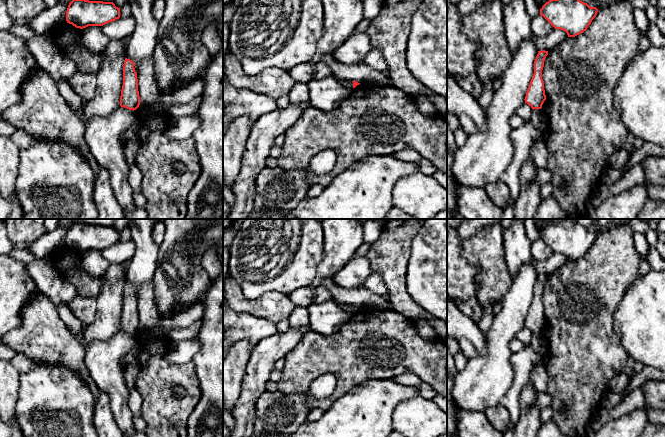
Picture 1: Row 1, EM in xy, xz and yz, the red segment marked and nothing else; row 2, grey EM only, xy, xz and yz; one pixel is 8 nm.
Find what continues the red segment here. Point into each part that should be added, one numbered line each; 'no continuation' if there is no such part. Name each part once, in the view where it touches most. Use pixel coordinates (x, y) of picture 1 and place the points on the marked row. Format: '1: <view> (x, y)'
no continuation

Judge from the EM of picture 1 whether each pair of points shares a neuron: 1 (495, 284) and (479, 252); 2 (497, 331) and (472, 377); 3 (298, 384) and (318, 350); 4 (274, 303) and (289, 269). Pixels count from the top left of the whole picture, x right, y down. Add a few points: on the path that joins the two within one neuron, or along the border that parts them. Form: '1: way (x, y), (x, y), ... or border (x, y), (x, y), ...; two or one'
1: way (494, 276), (493, 266), (487, 260); one
2: way (497, 342), (497, 352), (483, 366); one
3: way (298, 376), (302, 366), (310, 358); one
4: border (286, 294), (264, 292), (256, 297); two

